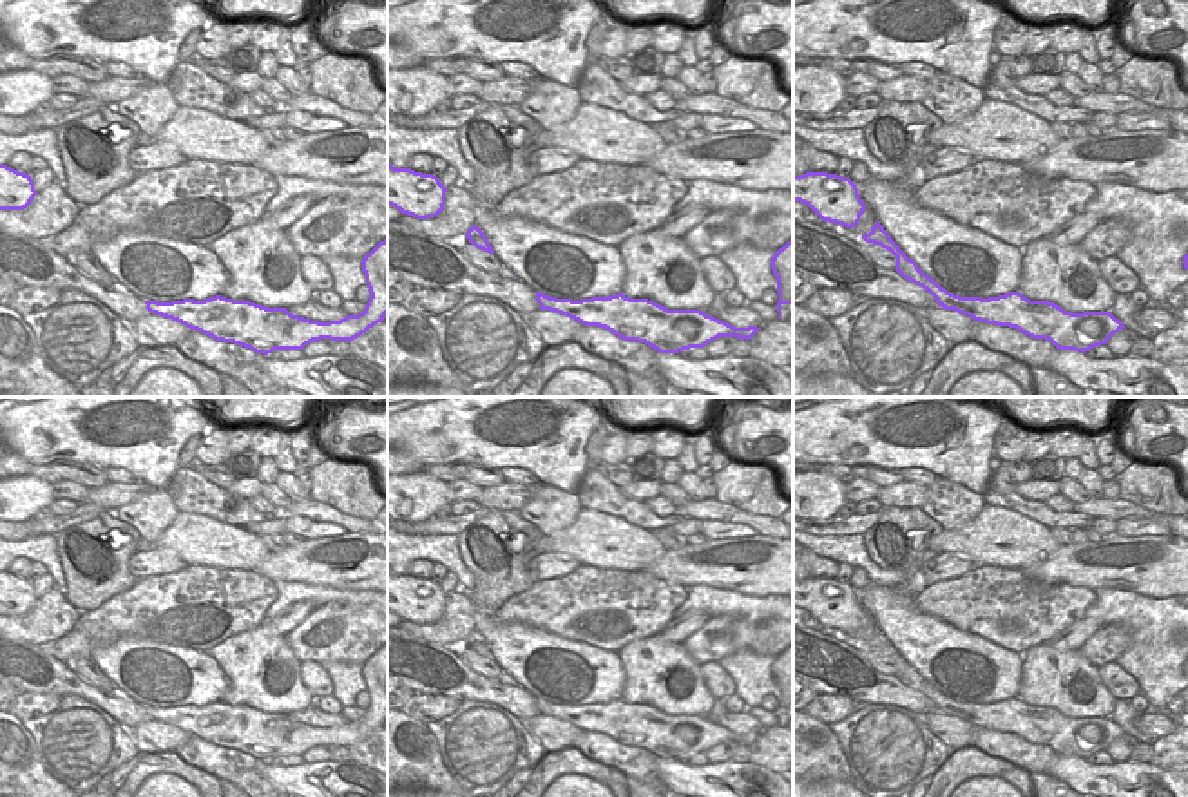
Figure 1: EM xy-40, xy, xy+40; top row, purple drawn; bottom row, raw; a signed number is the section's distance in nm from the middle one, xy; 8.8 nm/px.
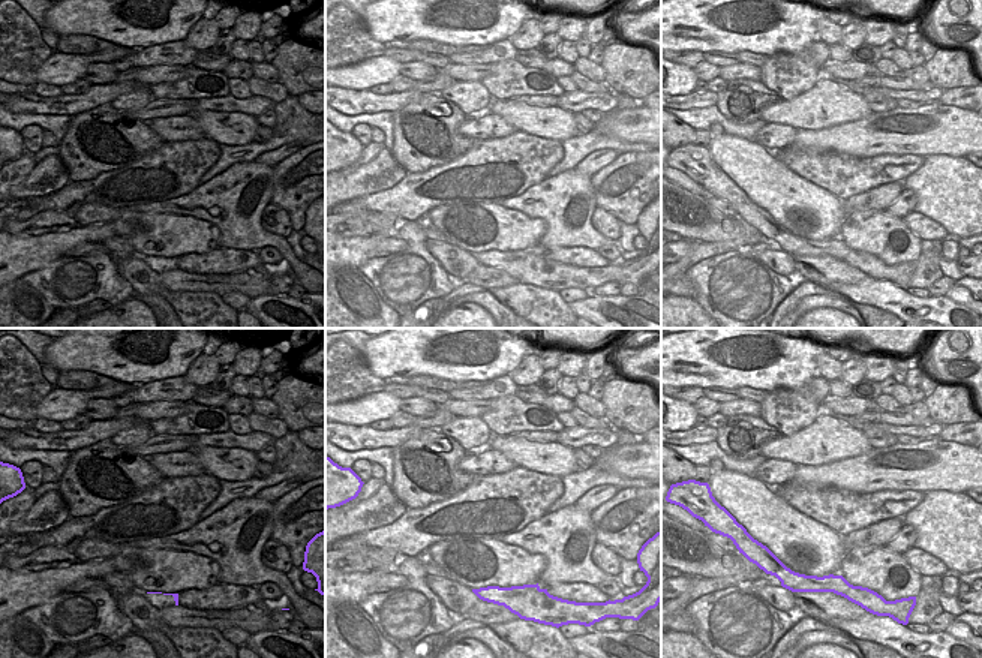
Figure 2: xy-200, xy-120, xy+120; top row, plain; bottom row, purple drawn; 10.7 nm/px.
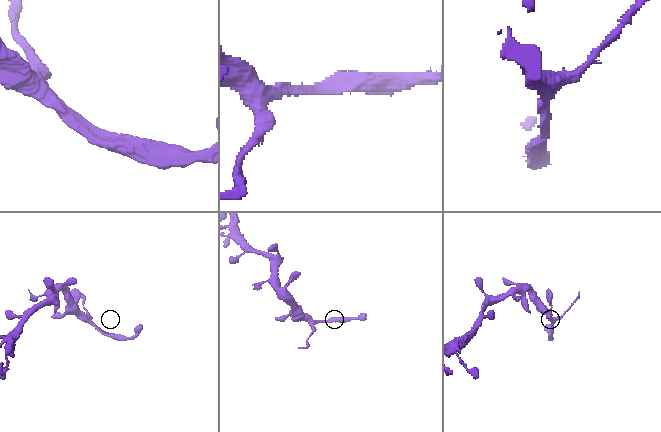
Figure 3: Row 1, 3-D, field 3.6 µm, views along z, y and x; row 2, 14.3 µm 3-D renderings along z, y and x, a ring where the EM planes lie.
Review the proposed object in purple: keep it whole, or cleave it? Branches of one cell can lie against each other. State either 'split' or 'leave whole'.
leave whole

